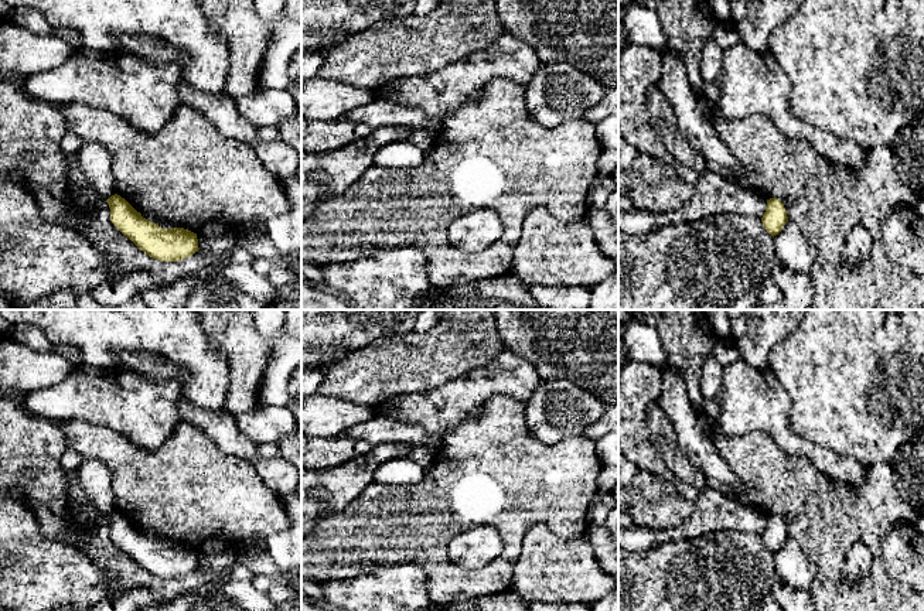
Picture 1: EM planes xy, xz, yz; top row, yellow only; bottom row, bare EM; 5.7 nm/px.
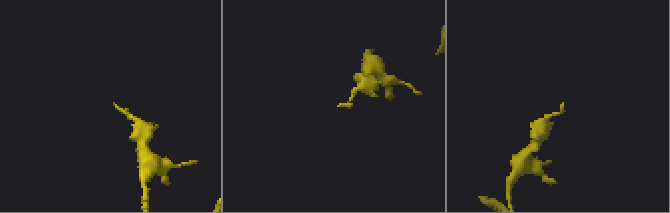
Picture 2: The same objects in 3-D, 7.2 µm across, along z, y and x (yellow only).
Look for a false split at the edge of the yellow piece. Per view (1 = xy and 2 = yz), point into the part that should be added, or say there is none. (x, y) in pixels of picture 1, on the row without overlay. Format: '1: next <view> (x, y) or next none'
1: next none
2: next none

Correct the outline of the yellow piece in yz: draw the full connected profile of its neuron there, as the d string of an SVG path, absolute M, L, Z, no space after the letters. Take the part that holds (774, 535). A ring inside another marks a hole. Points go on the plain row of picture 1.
M777 515L767 516L766 529L761 535L763 543L774 554L778 552L784 542L788 539L784 520Z

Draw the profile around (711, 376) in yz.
M709 355L700 372L700 392L705 397L716 400L722 389L722 372L723 366L716 356Z

